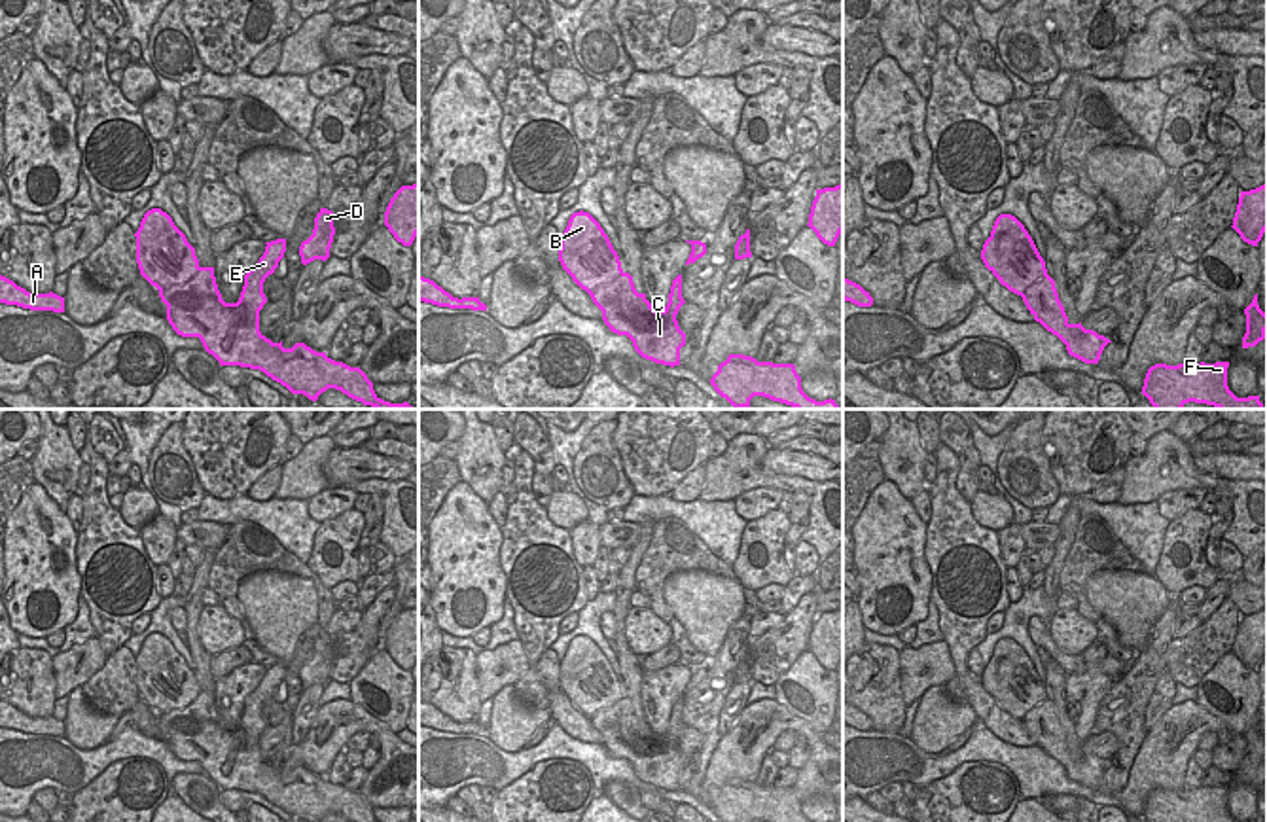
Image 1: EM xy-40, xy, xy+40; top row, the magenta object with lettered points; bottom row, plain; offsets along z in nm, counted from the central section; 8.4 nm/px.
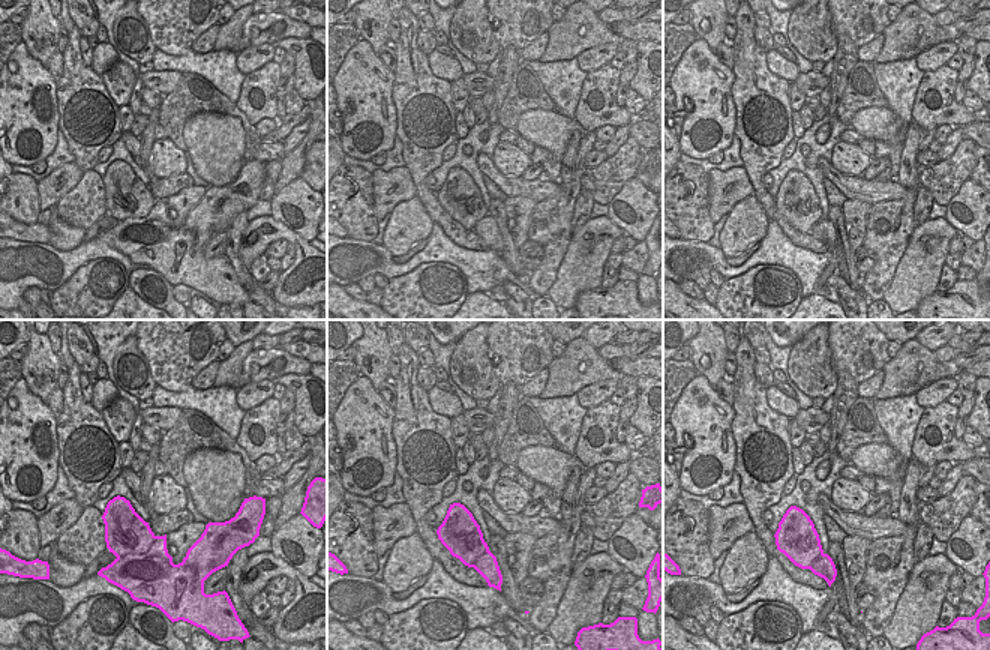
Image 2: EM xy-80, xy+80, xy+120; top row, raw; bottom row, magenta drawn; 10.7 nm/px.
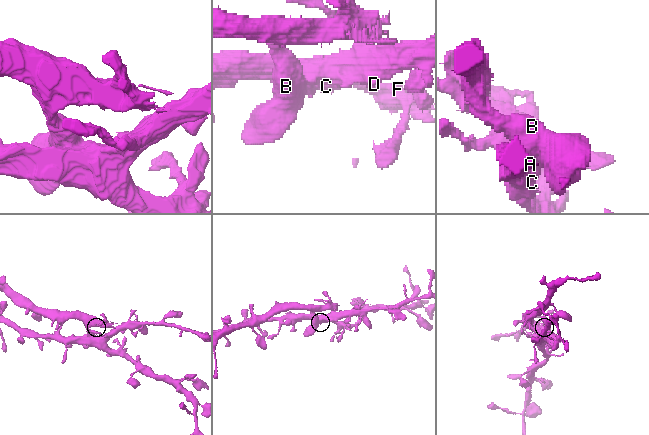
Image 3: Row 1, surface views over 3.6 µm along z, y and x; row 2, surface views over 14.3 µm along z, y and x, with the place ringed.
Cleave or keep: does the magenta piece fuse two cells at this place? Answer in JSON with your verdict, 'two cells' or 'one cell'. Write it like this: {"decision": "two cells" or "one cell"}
{"decision": "two cells"}

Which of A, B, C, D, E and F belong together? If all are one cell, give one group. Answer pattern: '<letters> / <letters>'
A C D E F / B

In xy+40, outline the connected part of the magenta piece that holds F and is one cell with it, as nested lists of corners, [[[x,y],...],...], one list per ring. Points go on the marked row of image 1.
[[[1229,362],[1155,364],[1148,369],[1142,394],[1155,409],[1206,403],[1218,409],[1263,409],[1259,396],[1237,398],[1227,386]]]

